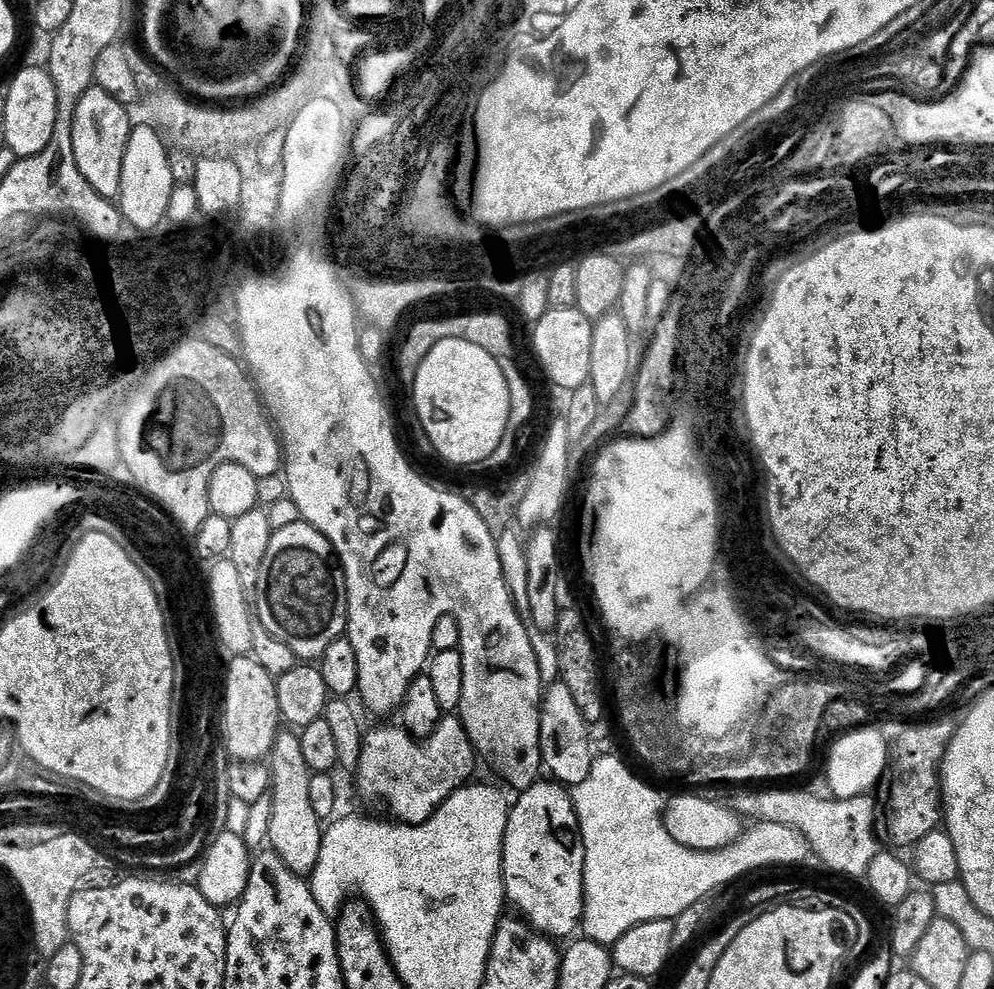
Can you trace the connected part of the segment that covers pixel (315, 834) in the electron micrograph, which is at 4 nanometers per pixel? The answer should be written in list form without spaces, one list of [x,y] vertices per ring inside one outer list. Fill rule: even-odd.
[[[284,730],[277,735],[276,743],[266,757],[266,767],[271,780],[272,802],[267,843],[291,872],[307,877],[314,870],[320,853],[322,822],[317,819],[313,807],[310,806],[310,782],[313,773],[309,772],[304,764],[300,737],[295,731]]]

